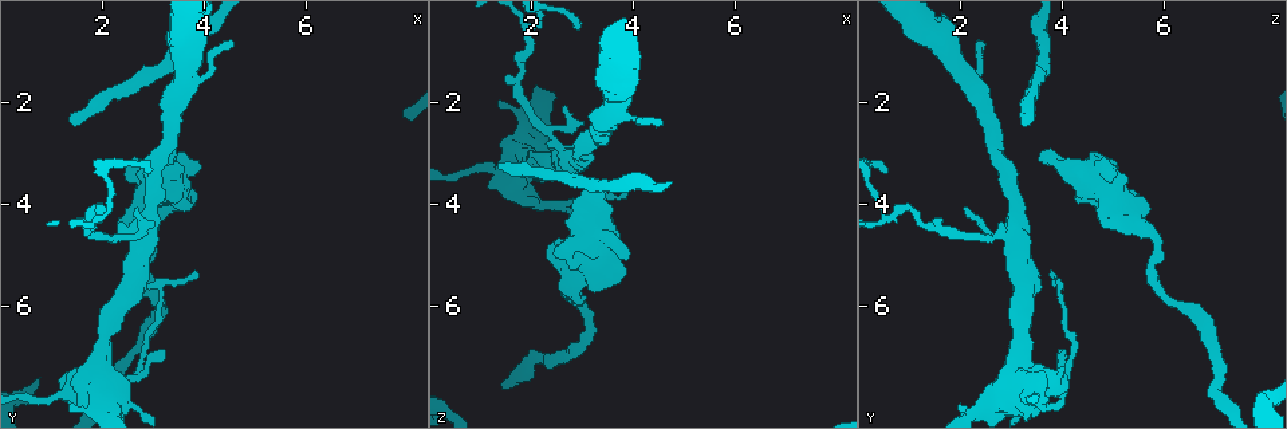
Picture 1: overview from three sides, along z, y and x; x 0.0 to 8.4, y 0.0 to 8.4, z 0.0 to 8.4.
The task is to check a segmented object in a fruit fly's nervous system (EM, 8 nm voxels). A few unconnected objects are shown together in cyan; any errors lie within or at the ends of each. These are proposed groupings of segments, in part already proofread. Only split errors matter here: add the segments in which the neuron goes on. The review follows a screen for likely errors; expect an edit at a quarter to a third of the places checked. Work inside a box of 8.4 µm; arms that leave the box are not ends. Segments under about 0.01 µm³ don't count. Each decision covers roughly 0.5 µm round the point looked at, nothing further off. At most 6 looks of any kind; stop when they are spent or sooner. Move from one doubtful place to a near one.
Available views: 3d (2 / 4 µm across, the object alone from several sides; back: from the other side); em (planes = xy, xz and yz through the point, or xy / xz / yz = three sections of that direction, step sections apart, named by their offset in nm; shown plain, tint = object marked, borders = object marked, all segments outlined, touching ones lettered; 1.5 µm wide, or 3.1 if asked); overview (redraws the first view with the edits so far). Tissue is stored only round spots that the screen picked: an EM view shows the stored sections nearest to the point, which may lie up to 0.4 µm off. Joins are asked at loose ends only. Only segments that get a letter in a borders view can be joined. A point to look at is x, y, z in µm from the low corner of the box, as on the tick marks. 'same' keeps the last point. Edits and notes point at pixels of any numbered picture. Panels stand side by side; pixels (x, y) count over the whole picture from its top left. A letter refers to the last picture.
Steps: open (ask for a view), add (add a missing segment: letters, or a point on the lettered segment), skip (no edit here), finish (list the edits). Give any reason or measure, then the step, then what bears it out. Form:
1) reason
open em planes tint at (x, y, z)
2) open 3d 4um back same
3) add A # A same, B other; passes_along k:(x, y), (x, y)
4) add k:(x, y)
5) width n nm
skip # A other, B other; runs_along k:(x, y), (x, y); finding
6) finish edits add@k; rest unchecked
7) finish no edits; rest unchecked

free end
open 3d 4um at (1.35, 7.95, 1.95)

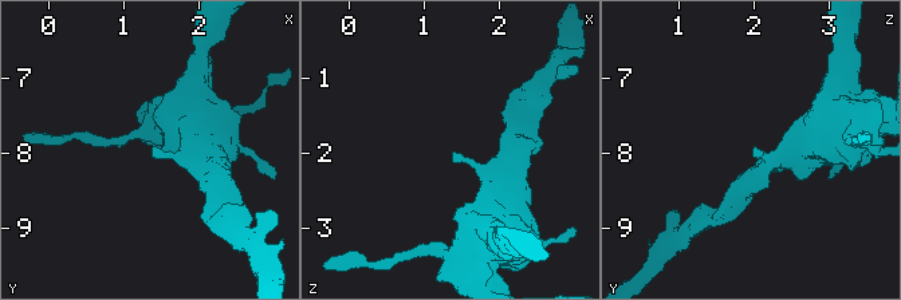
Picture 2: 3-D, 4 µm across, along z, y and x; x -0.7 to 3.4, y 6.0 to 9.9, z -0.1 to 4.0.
need the tissue
open em planes plain at (1.35, 7.95, 1.95)

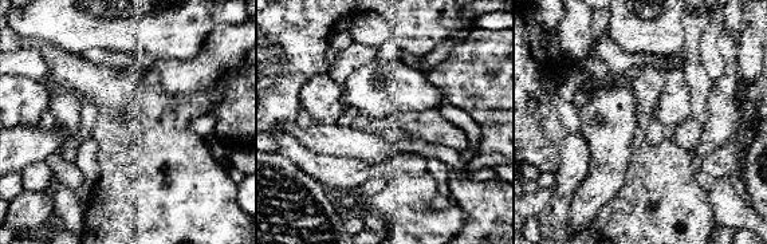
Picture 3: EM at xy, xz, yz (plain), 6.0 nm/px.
open em planes borders same

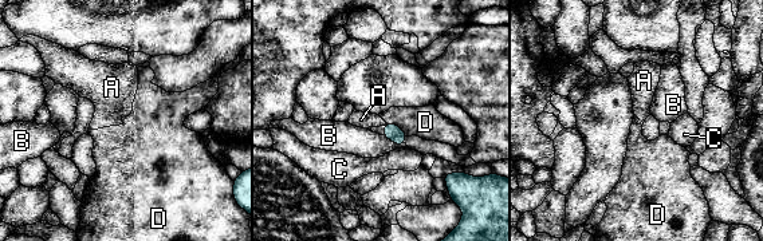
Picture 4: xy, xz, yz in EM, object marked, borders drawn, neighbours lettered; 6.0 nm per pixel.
longest_contact D 160 nm
skip # A other, B other, C other, D other; none of them fits

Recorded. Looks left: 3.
an open end
open 3d 4um at (3.85, 5.30, 3.80)

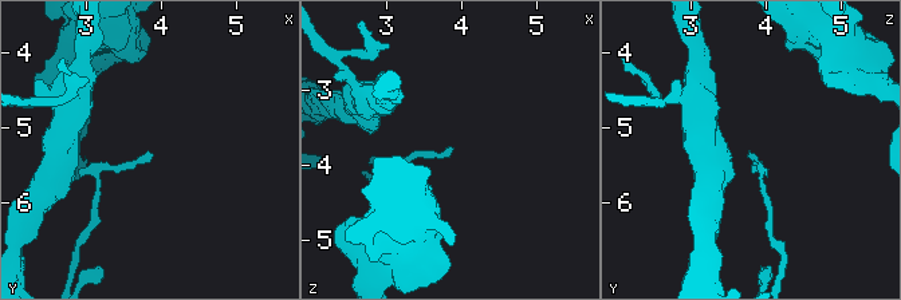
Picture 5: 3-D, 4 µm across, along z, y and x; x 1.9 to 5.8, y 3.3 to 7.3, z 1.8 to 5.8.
open em planes borders at (3.90, 5.35, 3.80)

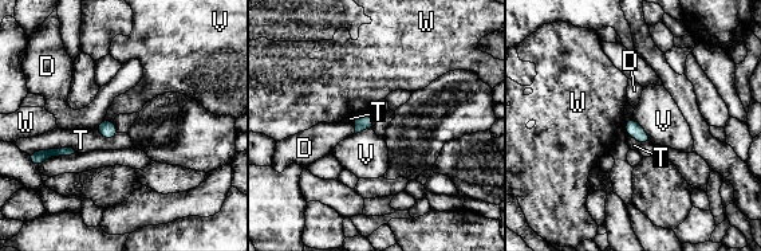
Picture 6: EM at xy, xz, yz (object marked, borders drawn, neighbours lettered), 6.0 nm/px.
skip # D other, T other, V other, W other; border 6:(633, 117), (651, 141); no lettered segment goes on from it

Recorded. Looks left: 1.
finish no edits; rest unchecked

